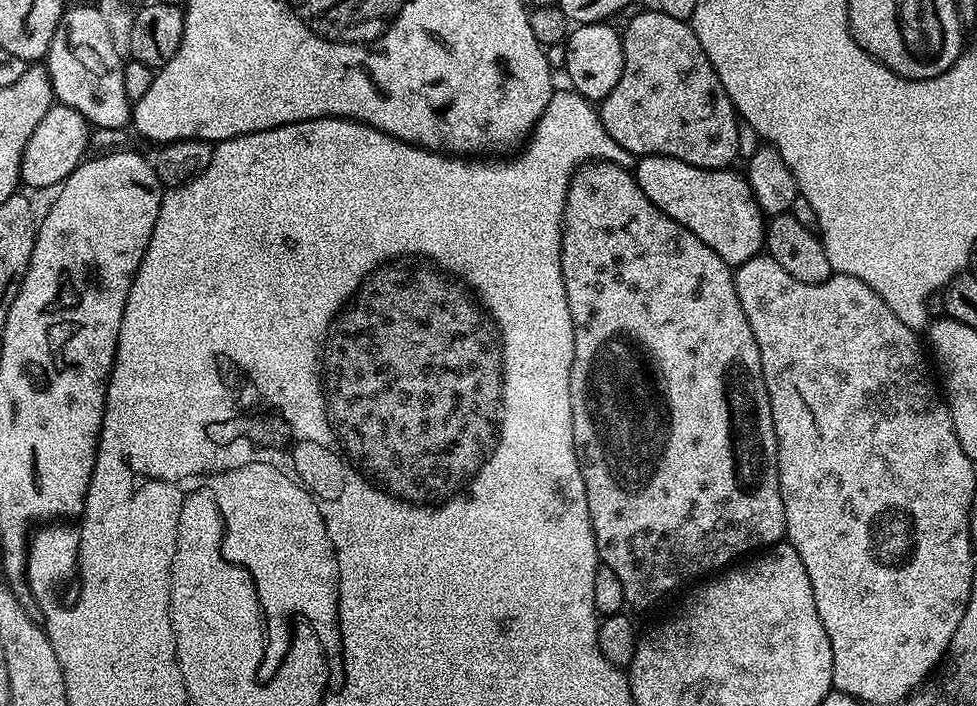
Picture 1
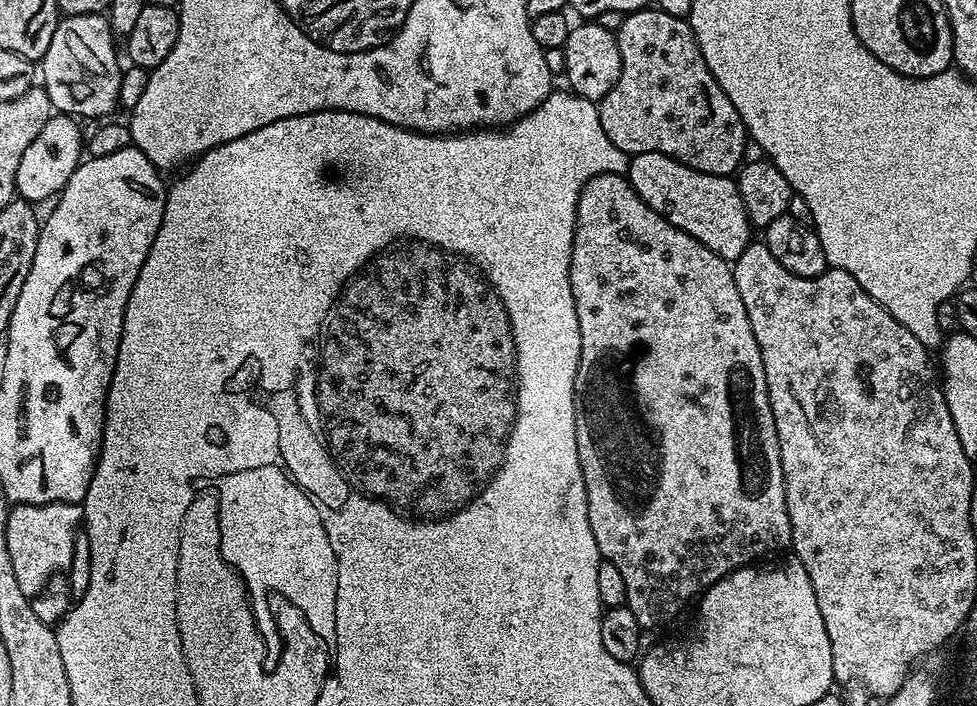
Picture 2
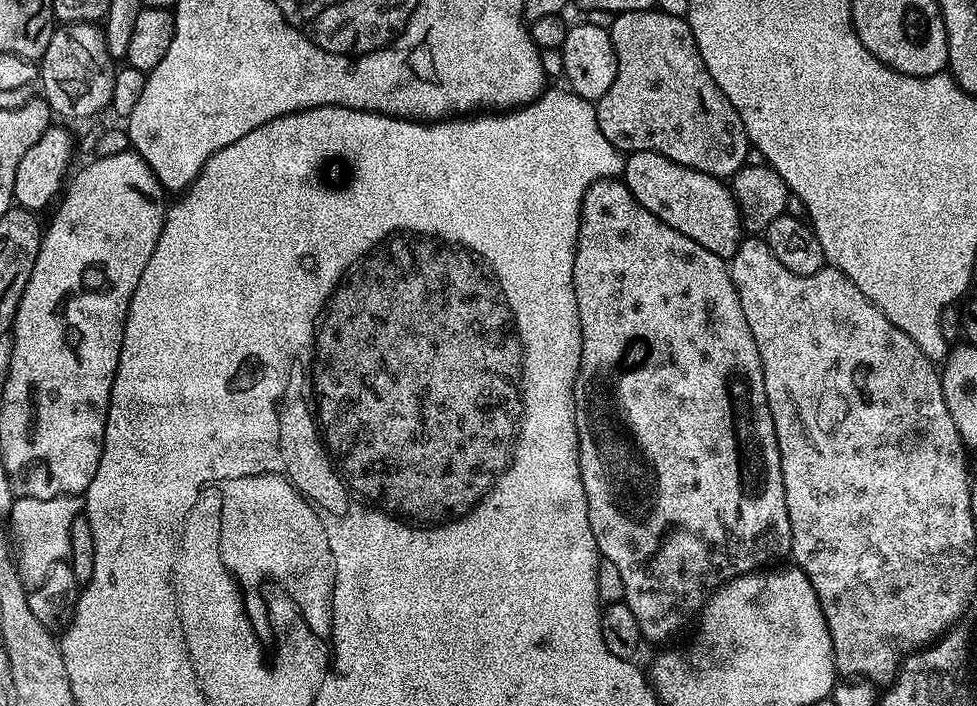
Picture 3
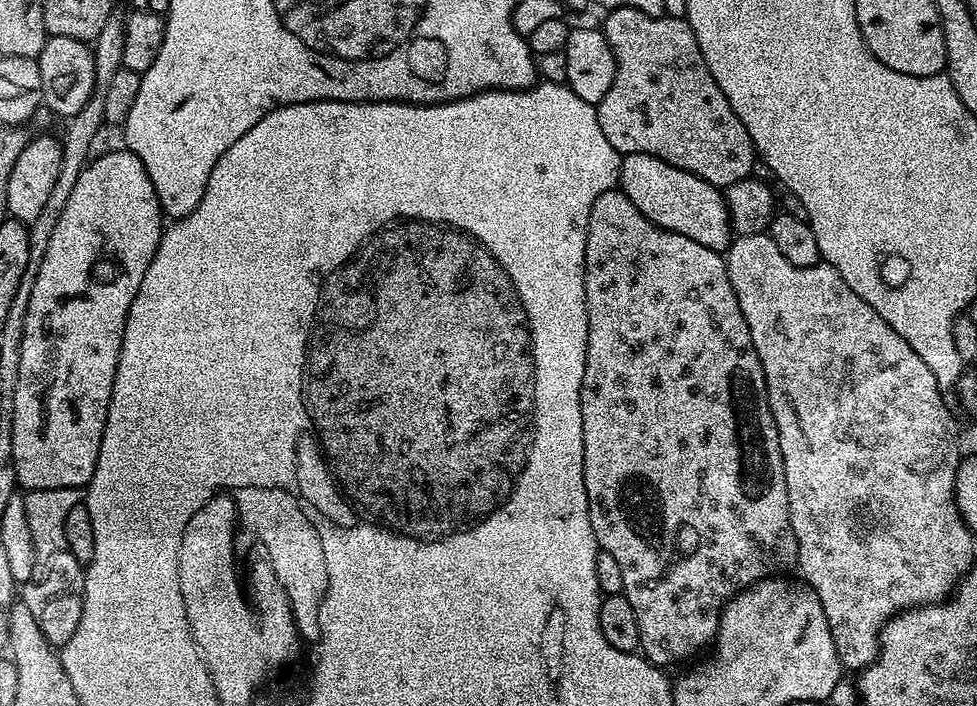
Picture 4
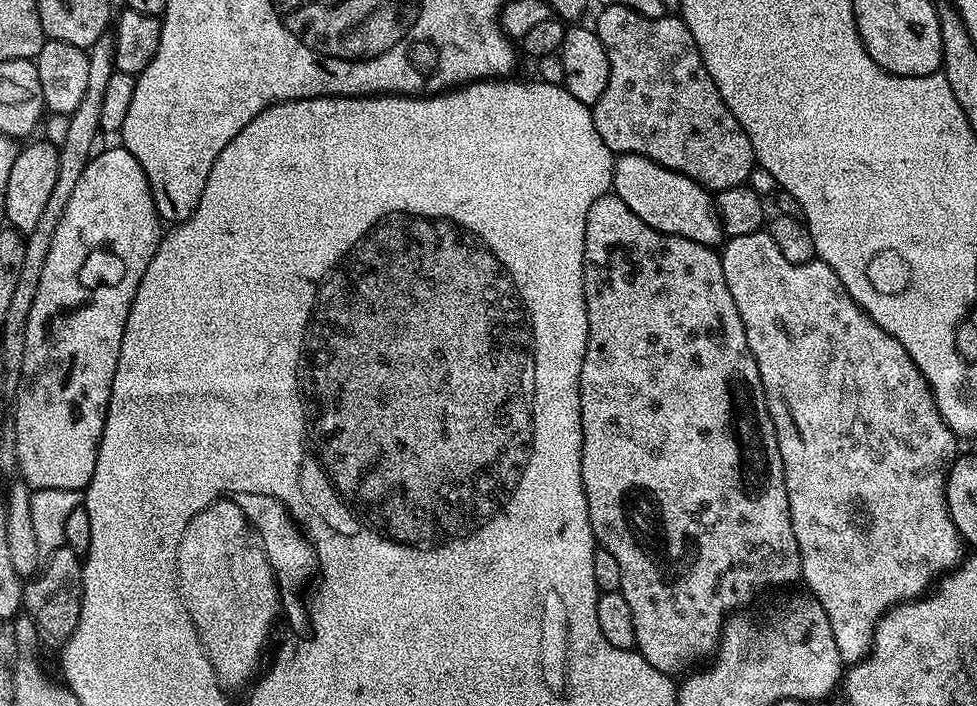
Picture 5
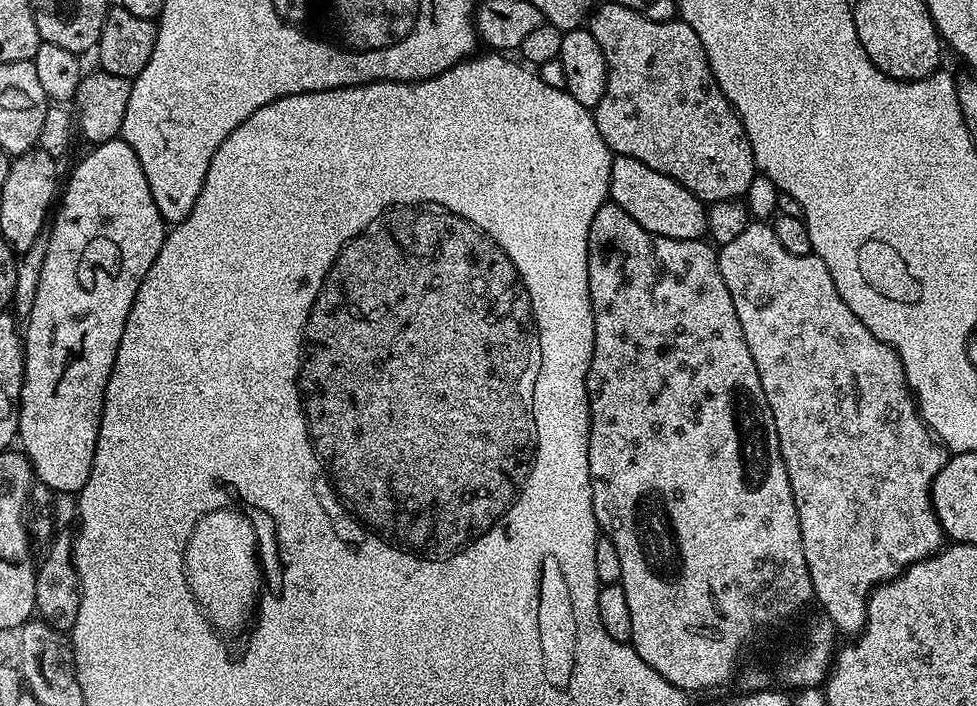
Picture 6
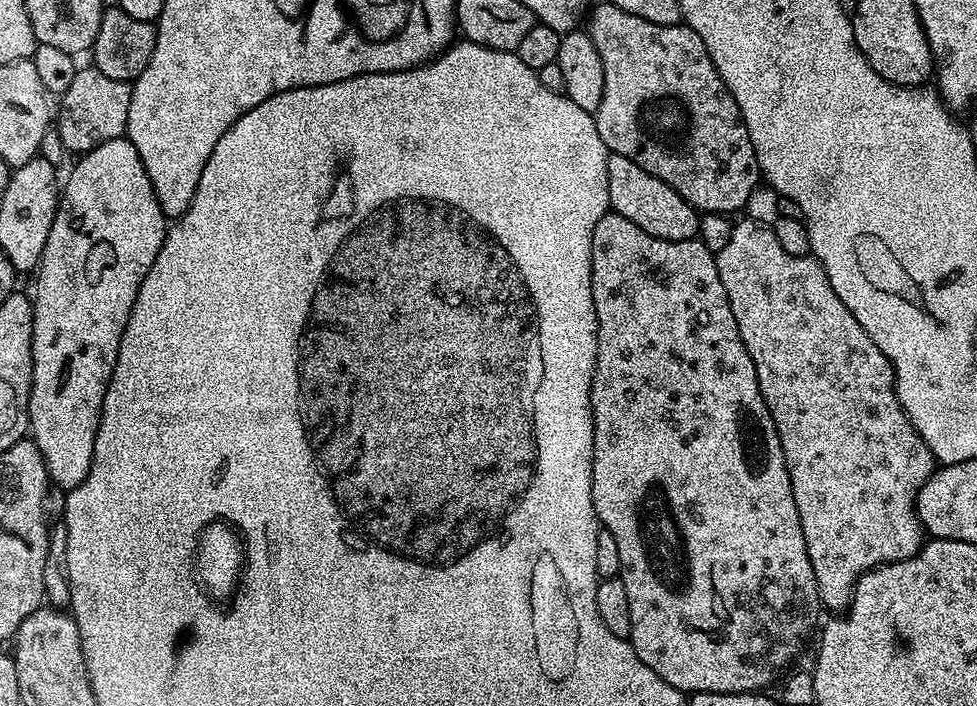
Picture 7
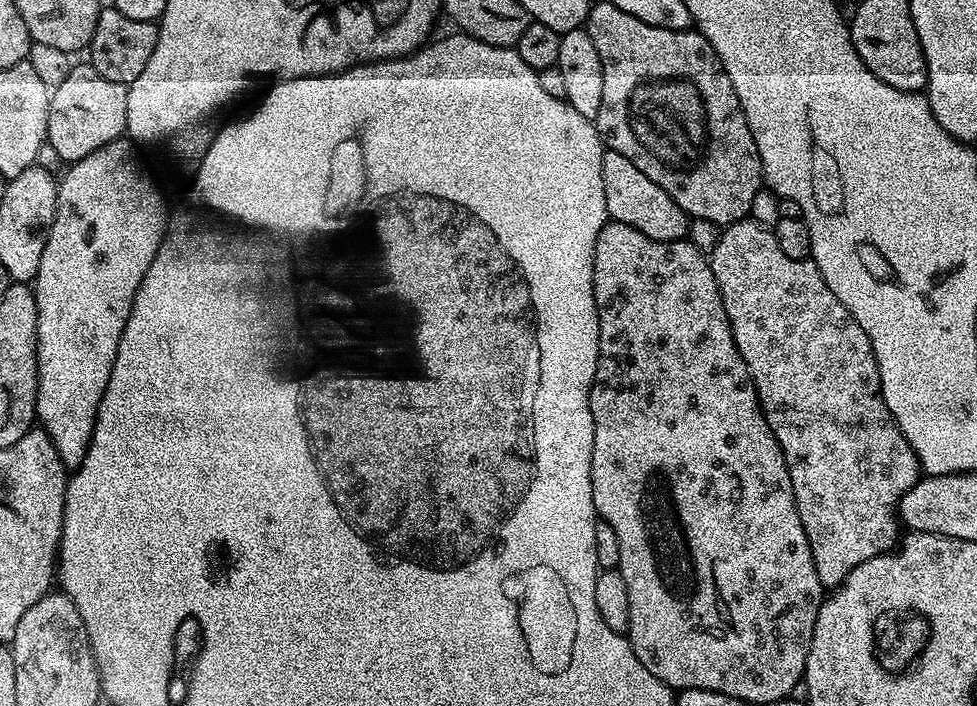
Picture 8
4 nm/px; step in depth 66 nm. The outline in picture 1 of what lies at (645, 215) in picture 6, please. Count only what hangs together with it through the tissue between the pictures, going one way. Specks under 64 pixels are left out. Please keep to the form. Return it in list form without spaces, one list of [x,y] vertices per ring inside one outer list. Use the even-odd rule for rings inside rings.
[[[642,156],[636,161],[634,175],[646,198],[650,198],[650,202],[654,202],[654,206],[658,206],[662,214],[690,230],[690,234],[702,238],[702,242],[706,242],[706,246],[710,246],[710,250],[714,250],[714,254],[718,254],[722,262],[730,266],[739,266],[750,262],[750,258],[761,255],[765,247],[766,217],[761,212],[747,179],[741,173],[739,176],[732,171],[728,168],[690,166],[678,158],[669,156]]]

